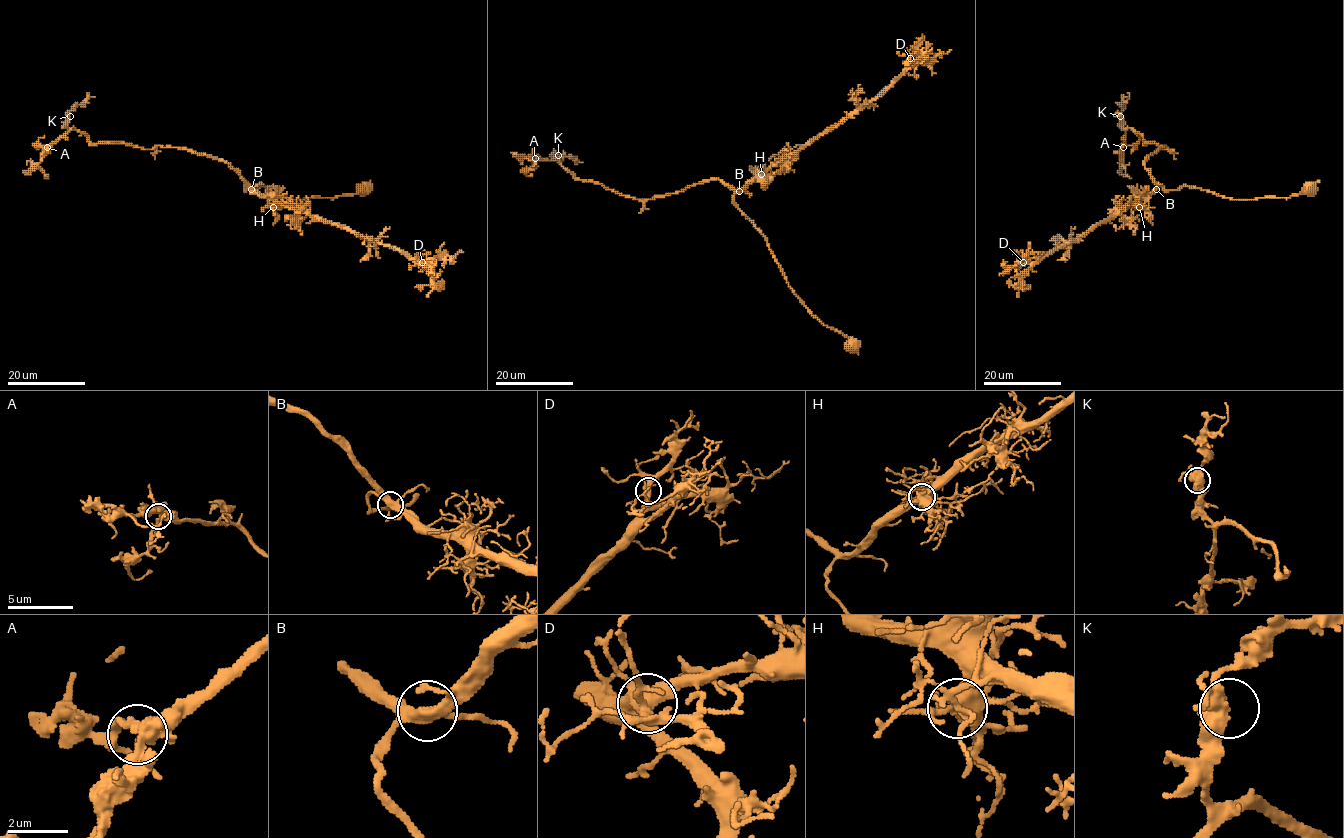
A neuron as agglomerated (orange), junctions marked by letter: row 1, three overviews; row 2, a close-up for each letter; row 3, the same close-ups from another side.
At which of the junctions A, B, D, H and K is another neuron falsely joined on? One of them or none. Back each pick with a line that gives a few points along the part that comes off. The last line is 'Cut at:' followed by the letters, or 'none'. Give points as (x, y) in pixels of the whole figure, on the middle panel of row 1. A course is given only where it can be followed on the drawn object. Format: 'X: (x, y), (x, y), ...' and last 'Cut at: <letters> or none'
Cut at: none

